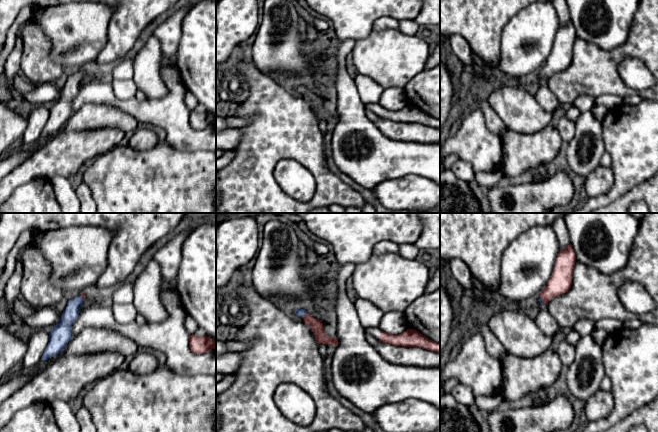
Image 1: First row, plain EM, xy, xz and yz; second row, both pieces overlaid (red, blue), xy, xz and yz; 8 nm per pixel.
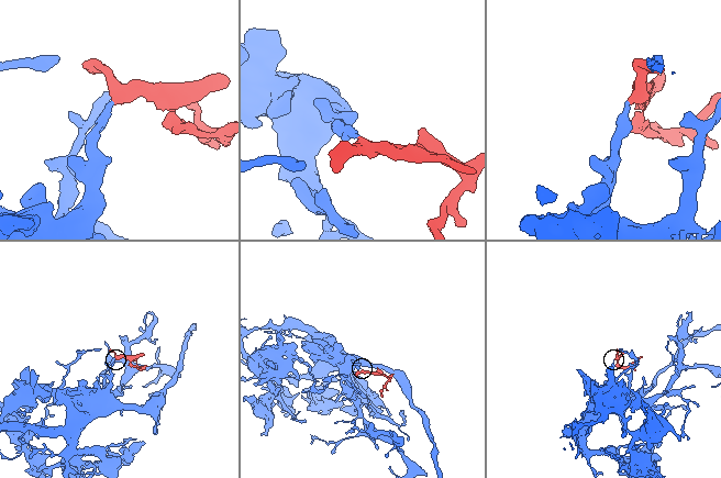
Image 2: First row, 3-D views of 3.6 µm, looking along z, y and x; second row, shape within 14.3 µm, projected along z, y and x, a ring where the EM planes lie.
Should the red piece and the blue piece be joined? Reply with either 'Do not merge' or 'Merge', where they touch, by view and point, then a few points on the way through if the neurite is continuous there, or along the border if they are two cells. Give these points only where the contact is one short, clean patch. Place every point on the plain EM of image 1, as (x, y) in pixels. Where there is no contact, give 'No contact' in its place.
Merge. Touches red at xz (305, 91). Path across: xz (321, 113), (318, 104), (305, 91), (299, 88)

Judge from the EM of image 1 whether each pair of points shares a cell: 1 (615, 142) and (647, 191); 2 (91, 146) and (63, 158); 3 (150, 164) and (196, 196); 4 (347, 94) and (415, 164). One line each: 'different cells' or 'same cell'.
1: different cells
2: same cell
3: same cell
4: same cell

